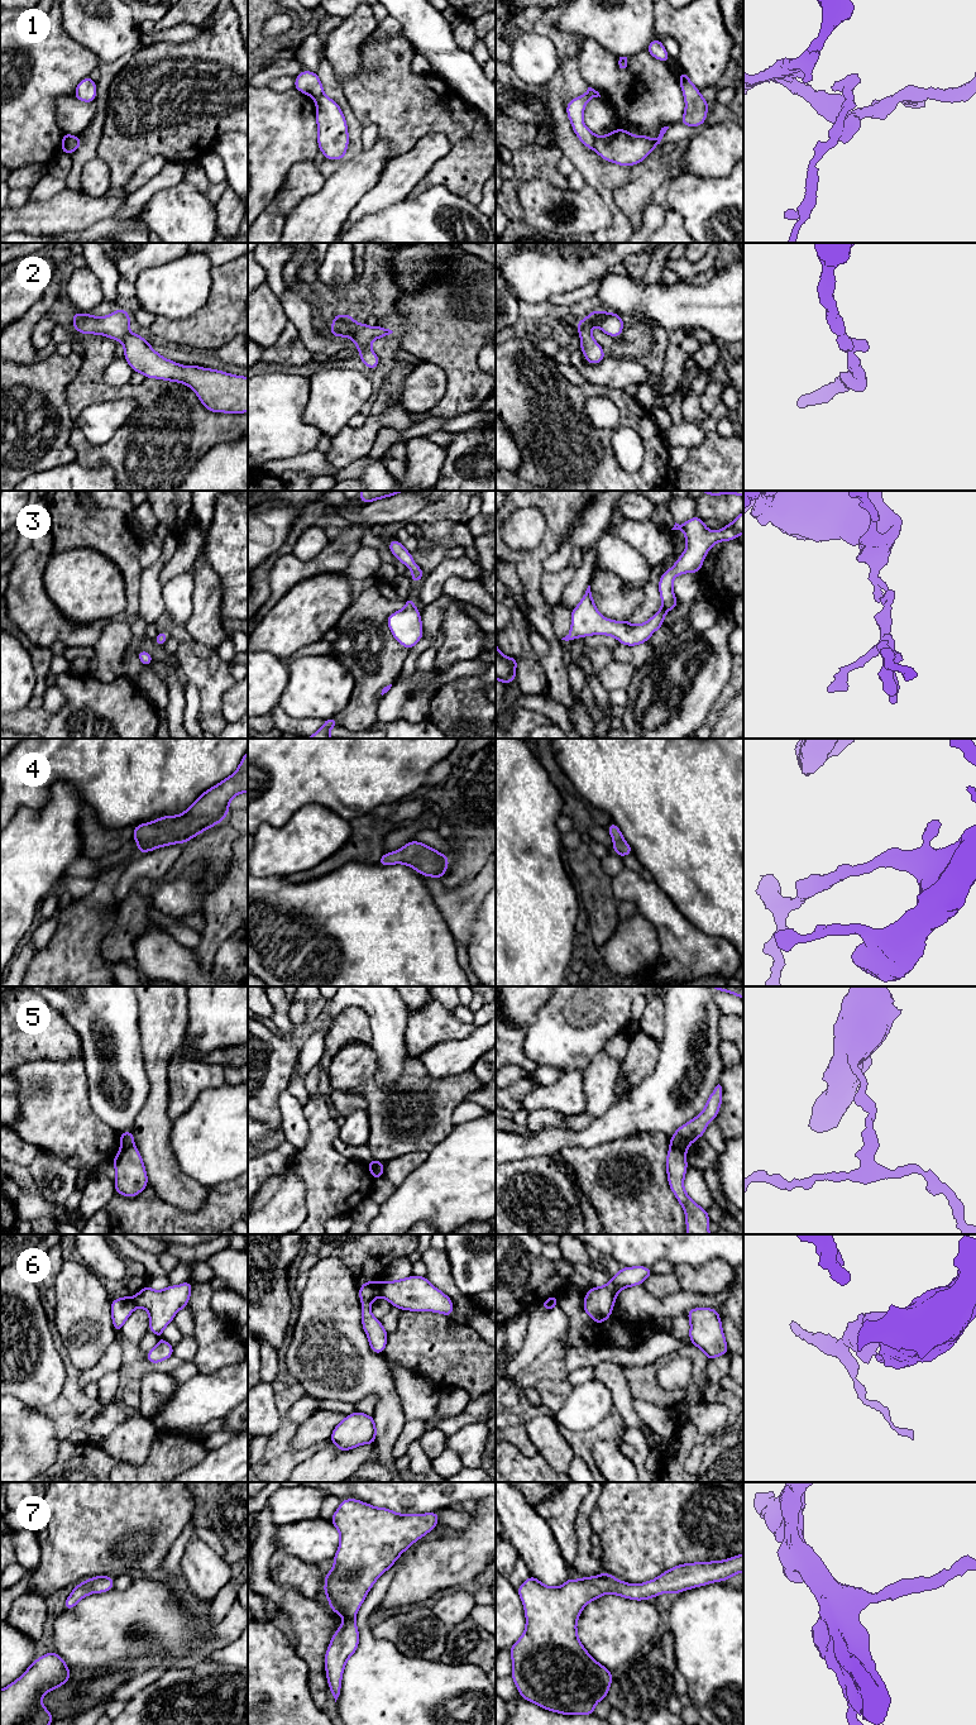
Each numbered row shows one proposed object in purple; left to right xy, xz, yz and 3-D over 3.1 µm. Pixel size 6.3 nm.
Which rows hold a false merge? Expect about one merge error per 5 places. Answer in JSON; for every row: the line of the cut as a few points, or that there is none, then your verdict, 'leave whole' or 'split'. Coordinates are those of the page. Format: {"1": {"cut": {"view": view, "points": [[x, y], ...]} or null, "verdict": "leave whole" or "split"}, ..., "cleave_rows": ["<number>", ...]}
{"1": {"cut": {"view": "yz", "points": [[597, 137], [594, 148]]}, "verdict": "split"}, "2": {"cut": null, "verdict": "leave whole"}, "3": {"cut": null, "verdict": "leave whole"}, "4": {"cut": null, "verdict": "leave whole"}, "5": {"cut": {"view": "yz", "points": [[670, 1145], [684, 1151]]}, "verdict": "split"}, "6": {"cut": {"view": "xz", "points": [[383, 1283], [379, 1295]]}, "verdict": "split"}, "7": {"cut": null, "verdict": "leave whole"}, "cleave_rows": ["1", "5", "6"]}

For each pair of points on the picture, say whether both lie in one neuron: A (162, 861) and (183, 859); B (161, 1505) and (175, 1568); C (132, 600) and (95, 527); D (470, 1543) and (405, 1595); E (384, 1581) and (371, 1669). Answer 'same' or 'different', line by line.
A: different
B: different
C: same
D: same
E: same

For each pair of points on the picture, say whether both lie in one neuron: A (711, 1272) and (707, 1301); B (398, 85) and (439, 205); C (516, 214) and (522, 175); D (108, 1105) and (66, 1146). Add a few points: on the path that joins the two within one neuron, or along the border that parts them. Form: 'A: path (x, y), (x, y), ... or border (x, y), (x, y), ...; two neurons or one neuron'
A: border (730, 1286), (714, 1294), (695, 1294), (682, 1290); two neurons
B: border (460, 196), (441, 186), (431, 186), (408, 197); two neurons
C: path (511, 204), (512, 185); one neuron
D: border (87, 1086), (90, 1108), (119, 1133); two neurons

